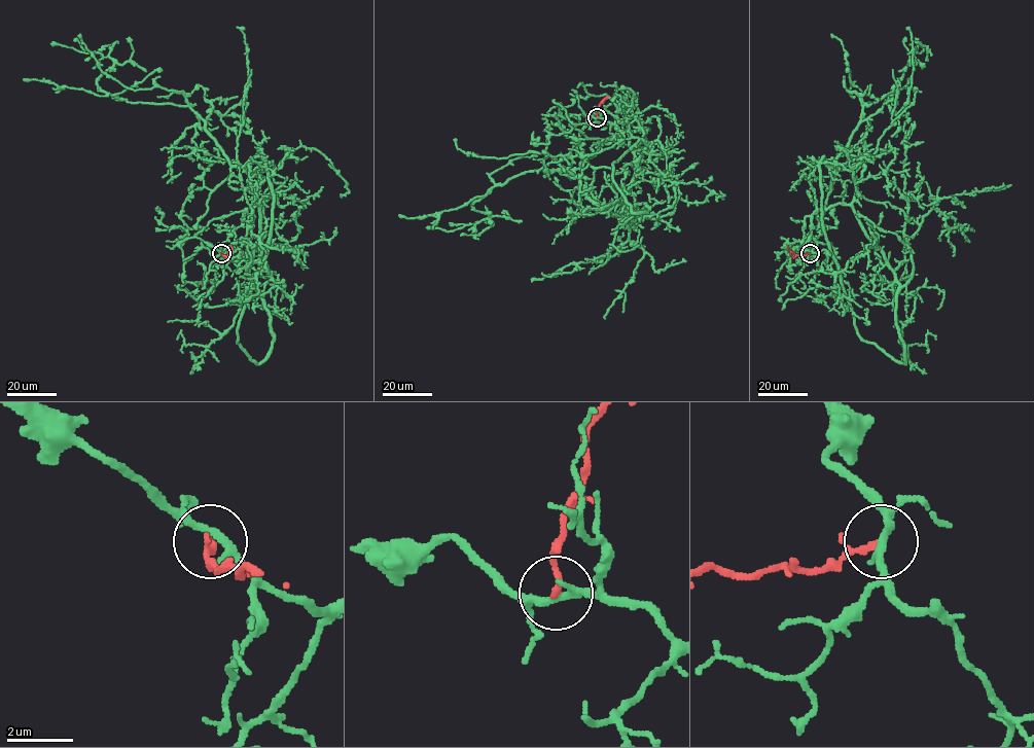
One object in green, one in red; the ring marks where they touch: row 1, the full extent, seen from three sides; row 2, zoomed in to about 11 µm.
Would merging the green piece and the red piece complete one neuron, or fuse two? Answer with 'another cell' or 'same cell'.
another cell

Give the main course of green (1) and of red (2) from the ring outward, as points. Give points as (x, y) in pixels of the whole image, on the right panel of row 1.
1: (810, 253), (812, 215), (855, 189), (821, 159), (835, 165), (861, 104), (893, 90), (920, 43)
2: (810, 253), (793, 257), (790, 251), (795, 256)

